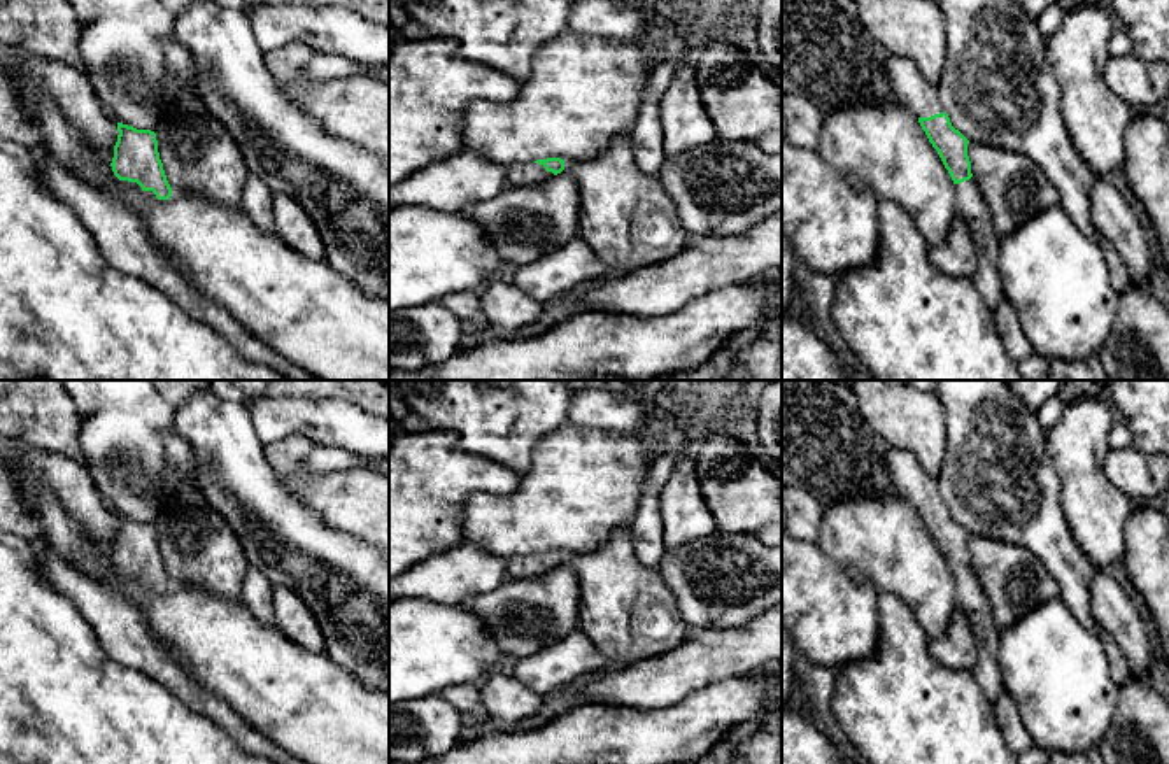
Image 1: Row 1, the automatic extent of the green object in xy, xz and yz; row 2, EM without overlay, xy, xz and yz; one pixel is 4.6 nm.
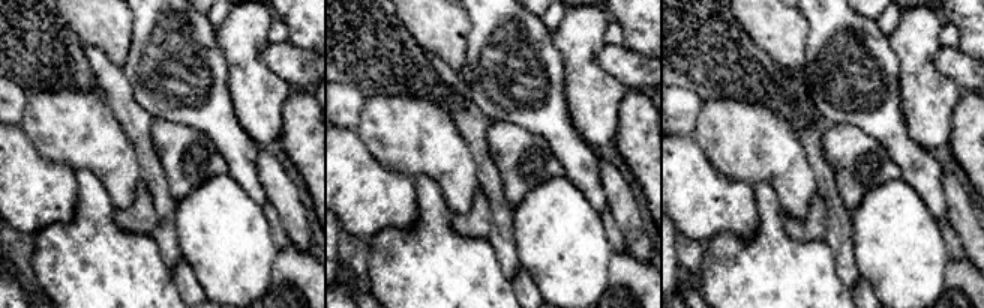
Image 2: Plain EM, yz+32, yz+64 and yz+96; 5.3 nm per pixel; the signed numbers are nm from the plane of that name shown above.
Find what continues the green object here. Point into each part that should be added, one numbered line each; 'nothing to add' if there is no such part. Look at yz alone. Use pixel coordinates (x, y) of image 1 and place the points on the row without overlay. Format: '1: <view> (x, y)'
1: yz (910, 479)
2: yz (971, 598)

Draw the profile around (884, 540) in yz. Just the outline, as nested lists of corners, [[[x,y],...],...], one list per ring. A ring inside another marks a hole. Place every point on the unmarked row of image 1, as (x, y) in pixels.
[[[880,494],[824,506],[818,545],[850,578],[866,578],[878,594],[899,596],[931,640],[946,633],[959,606],[955,577],[906,496]]]

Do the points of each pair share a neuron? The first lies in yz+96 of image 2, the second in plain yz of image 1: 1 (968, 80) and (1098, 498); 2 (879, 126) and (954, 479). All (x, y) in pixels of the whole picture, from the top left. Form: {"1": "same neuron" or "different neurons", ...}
{"1": "different neurons", "2": "same neuron"}

